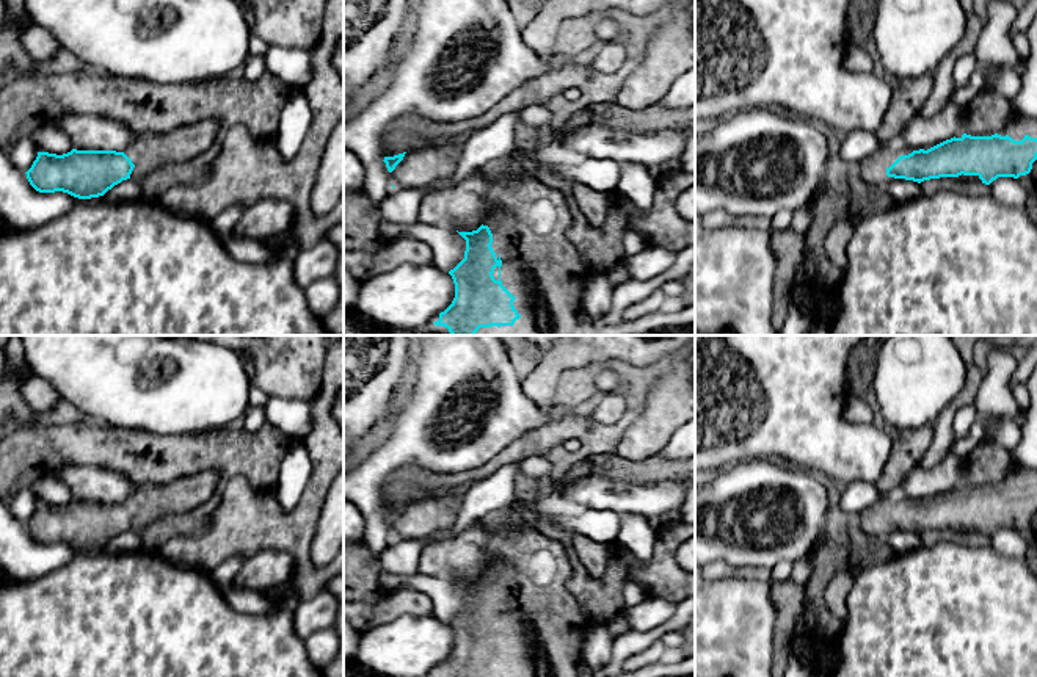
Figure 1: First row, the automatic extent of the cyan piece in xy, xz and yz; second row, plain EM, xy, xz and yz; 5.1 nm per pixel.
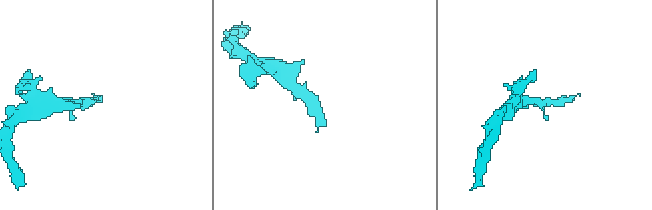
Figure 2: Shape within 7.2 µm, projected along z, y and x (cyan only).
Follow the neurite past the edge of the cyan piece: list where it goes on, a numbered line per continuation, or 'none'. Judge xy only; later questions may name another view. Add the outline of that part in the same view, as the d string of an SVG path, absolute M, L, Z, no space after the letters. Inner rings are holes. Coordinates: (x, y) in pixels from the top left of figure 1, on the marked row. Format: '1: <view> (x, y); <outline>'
1: xy (151, 151); M202 121L162 135L146 133L140 136L135 144L122 150L135 165L130 179L136 180L149 171L171 161L193 160L210 149L216 132L216 122Z

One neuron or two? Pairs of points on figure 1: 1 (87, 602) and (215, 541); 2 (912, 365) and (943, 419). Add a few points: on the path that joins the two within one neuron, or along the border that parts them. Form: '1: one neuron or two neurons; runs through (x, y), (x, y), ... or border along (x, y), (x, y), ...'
1: two neurons; border along (159, 552), (174, 563), (196, 568), (204, 574)
2: two neurons; border along (962, 384), (957, 395), (932, 422)

